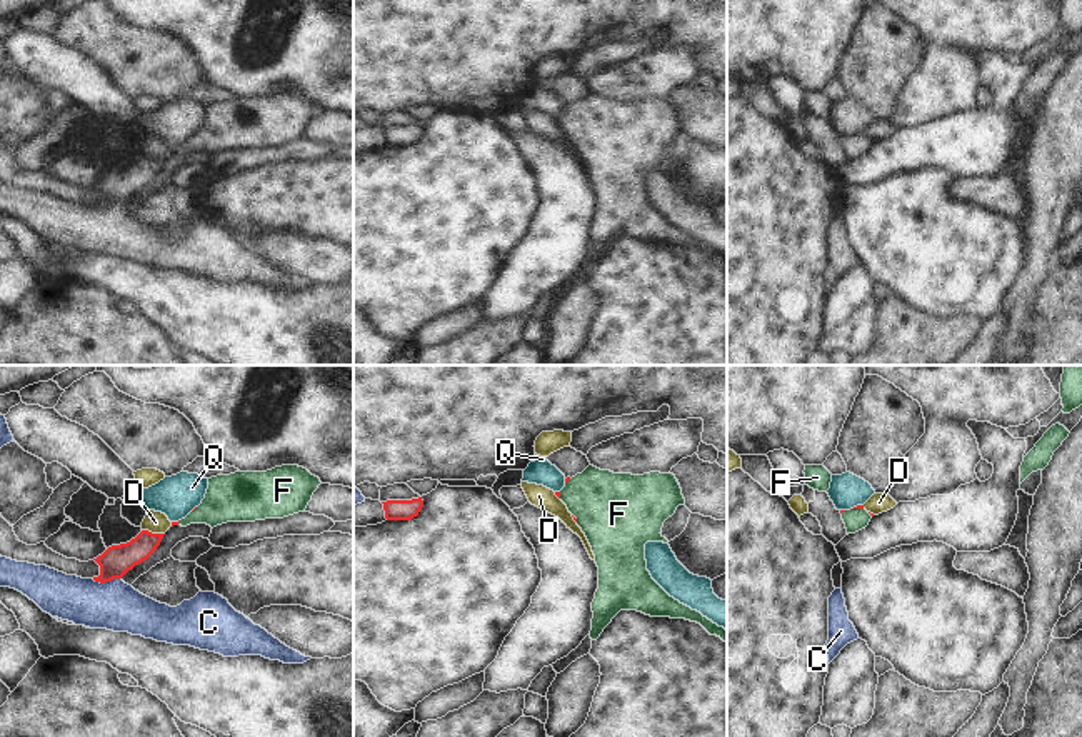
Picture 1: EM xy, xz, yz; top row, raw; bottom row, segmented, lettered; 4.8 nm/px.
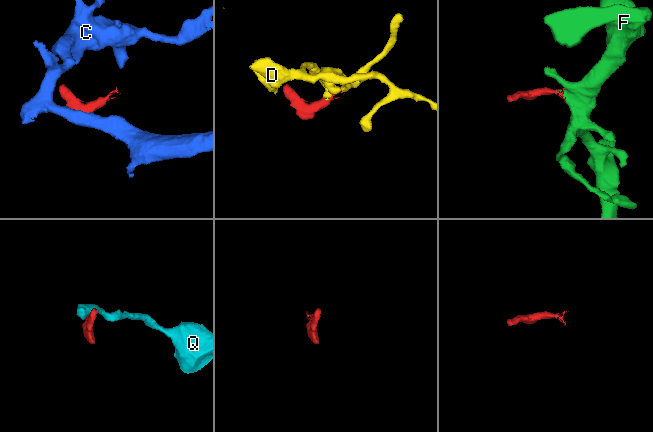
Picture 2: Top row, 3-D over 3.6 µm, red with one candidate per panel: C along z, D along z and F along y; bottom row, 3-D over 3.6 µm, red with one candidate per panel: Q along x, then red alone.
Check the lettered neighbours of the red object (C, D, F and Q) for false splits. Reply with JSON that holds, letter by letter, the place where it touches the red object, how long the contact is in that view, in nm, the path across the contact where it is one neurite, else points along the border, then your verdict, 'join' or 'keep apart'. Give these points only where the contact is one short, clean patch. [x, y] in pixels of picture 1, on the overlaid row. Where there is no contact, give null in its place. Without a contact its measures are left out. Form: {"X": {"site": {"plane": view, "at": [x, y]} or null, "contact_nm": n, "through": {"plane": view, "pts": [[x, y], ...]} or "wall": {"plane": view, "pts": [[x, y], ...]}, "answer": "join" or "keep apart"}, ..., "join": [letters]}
{"C": {"site": {"plane": "xy", "at": [105, 581]}, "contact_nm": 140, "wall": {"plane": "xy", "pts": [[120, 577], [104, 582], [92, 579]]}, "answer": "keep apart"}, "D": {"site": {"plane": "xy", "at": [154, 534]}, "contact_nm": 110, "wall": {"plane": "xy", "pts": [[142, 529], [152, 534], [164, 534]]}, "answer": "keep apart"}, "F": {"site": {"plane": "yz", "at": [856, 507]}, "contact_nm": 70, "through": {"plane": "yz", "pts": [[857, 506], [856, 507], [856, 519]]}, "answer": "join"}, "Q": {"site": {"plane": "yz", "at": [857, 506]}, "contact_nm": 80, "wall": {"plane": "yz", "pts": [[862, 504], [849, 509]]}, "answer": "keep apart"}, "join": ["F"]}

